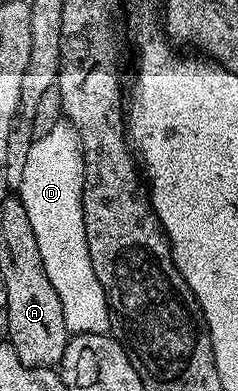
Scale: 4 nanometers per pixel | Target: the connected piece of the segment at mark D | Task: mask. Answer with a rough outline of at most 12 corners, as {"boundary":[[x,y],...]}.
{"boundary":[[71,123],[35,136],[18,198],[73,336],[114,320],[86,245]]}

